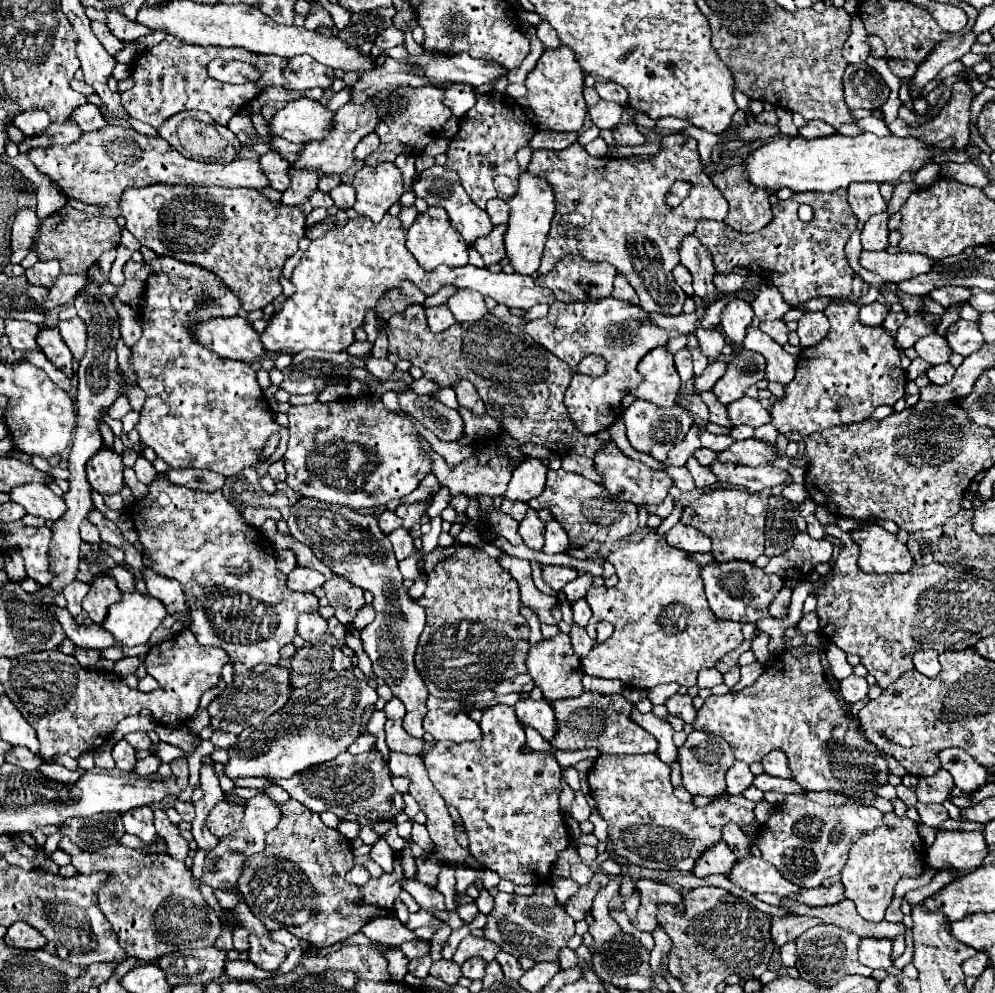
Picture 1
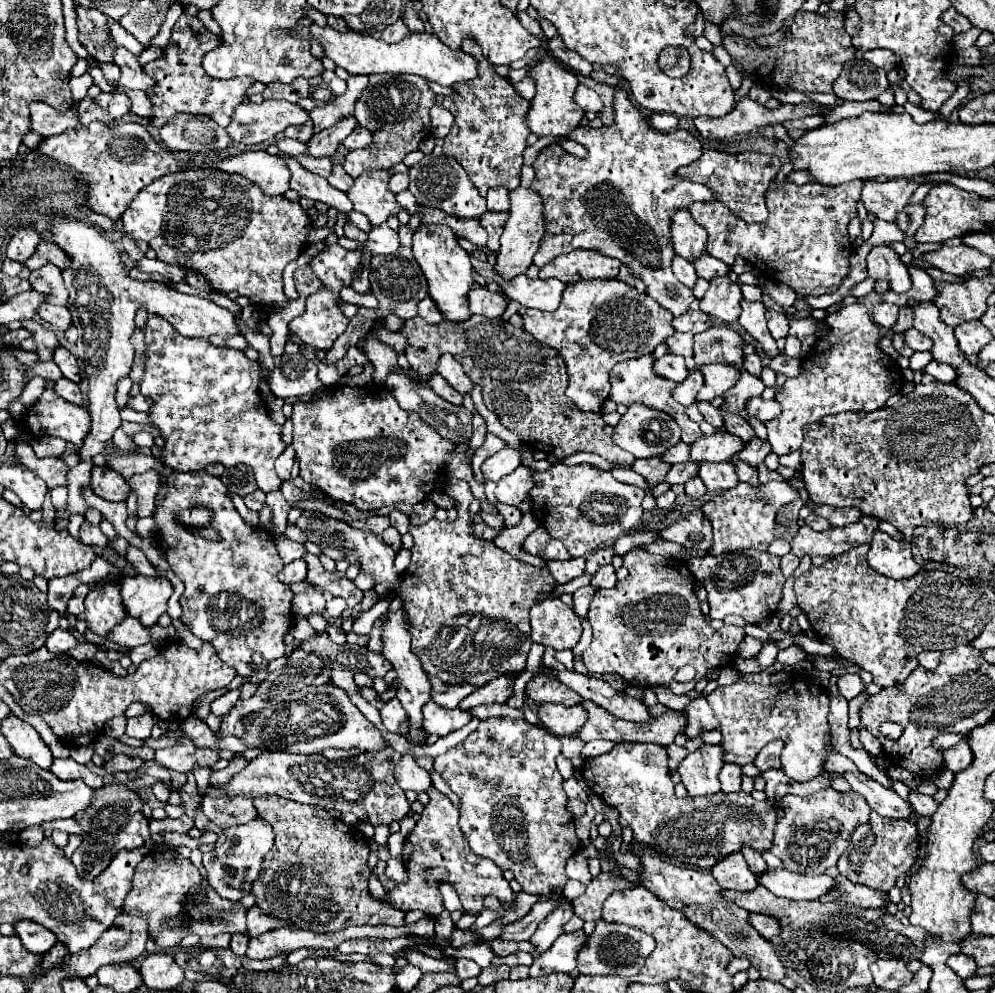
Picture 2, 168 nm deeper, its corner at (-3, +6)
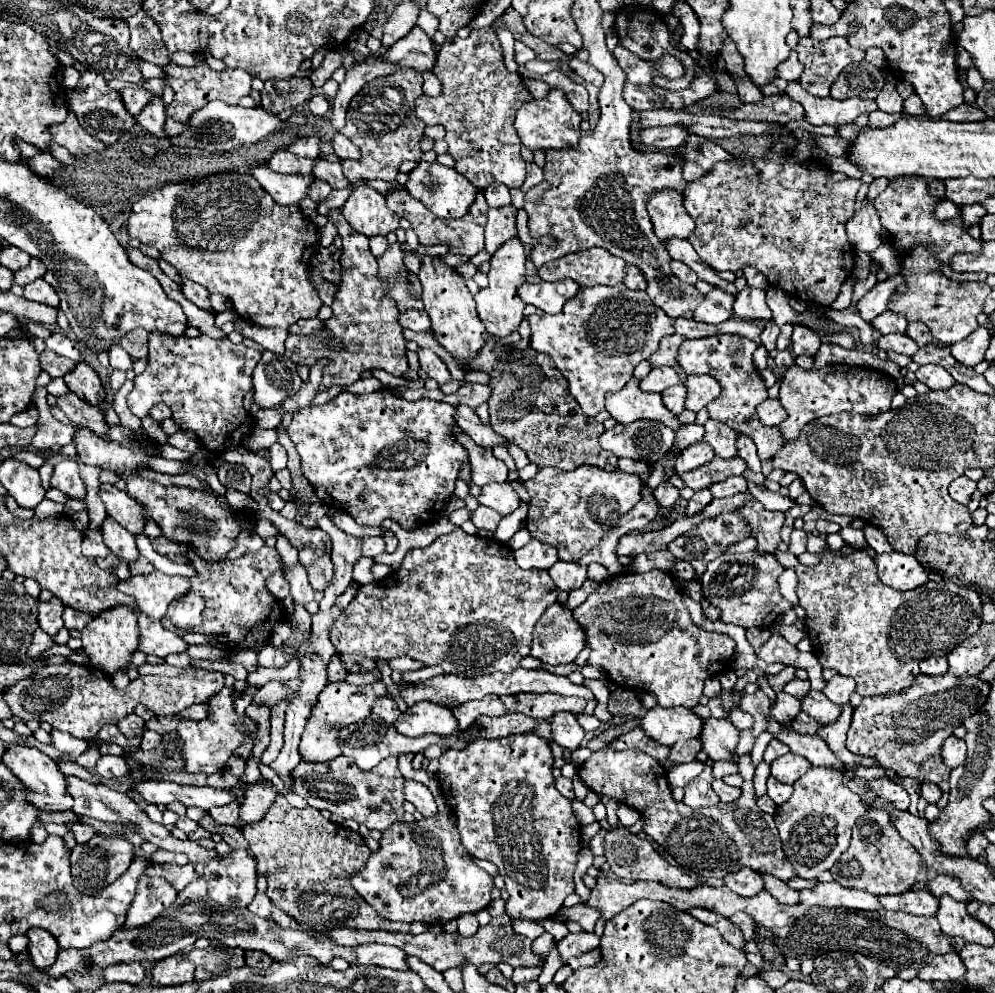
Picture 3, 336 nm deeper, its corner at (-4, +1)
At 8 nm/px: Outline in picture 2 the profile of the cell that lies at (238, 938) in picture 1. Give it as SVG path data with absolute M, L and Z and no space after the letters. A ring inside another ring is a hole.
M251 907L249 911L247 911L247 927L249 927L249 935L247 937L251 937L251 935L261 935L261 933L265 933L265 931L271 931L271 929L281 929L281 927L285 927L287 923L283 923L283 921L277 921L277 919L273 919L273 917L269 917L269 915L265 915L259 907Z

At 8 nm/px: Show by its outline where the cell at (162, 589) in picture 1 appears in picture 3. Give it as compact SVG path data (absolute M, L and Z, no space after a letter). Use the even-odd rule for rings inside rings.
M110 516L104 520L102 524L102 536L104 536L104 544L120 558L124 558L126 562L130 560L136 560L140 554L138 554L138 548L136 548L136 540L134 540L134 534L130 534L126 528L122 528L116 520L112 520Z

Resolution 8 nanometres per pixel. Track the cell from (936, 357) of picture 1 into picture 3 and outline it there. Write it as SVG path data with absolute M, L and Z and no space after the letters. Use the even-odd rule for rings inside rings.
M888 334L888 336L880 336L876 340L876 348L878 350L894 350L898 354L906 354L906 356L914 356L914 352L918 350L918 346L914 344L914 340L910 340L906 334Z

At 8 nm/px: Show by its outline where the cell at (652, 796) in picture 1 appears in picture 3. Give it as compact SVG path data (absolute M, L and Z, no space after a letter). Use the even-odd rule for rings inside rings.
M604 748L592 752L590 758L578 766L578 776L592 792L600 796L612 796L620 804L638 810L646 822L642 832L658 842L680 868L690 870L702 878L724 878L730 872L752 868L754 872L770 874L782 882L788 882L798 874L786 860L774 818L756 806L752 786L754 764L750 754L738 760L738 772L744 778L744 784L742 796L736 802L694 810L684 802L674 802L664 766L642 750Z

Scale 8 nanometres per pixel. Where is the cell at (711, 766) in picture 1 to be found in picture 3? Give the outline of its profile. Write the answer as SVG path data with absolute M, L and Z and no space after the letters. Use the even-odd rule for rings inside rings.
M706 766L706 770L692 780L690 784L684 786L684 804L690 808L704 808L704 806L714 806L718 804L718 796L712 790L712 768Z

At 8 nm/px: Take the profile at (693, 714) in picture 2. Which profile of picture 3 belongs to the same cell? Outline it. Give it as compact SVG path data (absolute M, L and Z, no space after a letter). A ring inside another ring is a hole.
M710 718L704 722L700 740L704 744L704 752L714 762L718 762L718 760L736 762L734 760L734 748L738 744L738 736L740 736L740 730L734 728L728 718L722 718L722 720Z

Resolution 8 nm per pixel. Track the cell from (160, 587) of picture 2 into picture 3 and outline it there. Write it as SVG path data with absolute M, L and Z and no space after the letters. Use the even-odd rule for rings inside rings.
M158 570L148 576L132 576L128 580L118 582L118 590L136 598L140 612L150 618L164 618L168 604L180 596L184 596L190 588L190 580L184 576L168 576Z

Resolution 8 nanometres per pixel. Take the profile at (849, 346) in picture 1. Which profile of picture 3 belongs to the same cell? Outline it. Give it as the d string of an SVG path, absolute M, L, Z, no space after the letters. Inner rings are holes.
M830 364L818 370L802 370L790 366L780 382L780 402L788 412L788 418L780 424L780 432L786 442L796 440L804 424L814 418L838 414L838 412L856 412L866 416L876 416L890 410L892 396L896 394L896 382L888 374L866 368L866 366L844 366Z

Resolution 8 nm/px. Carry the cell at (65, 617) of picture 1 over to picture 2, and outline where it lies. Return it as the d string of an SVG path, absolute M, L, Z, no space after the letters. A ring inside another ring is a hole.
M127 617L125 621L121 621L117 627L113 627L113 631L109 633L109 637L113 643L123 645L123 647L137 647L137 645L145 645L149 643L149 629L143 627L137 619Z

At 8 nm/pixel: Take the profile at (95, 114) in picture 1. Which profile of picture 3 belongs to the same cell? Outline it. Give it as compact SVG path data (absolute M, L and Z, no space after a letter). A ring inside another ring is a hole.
M124 88L122 90L122 100L124 106L130 114L138 116L142 112L142 108L152 100L152 92L144 90L144 88Z

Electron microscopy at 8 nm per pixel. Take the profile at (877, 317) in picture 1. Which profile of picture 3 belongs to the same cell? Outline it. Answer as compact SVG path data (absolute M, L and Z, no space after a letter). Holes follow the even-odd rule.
M882 312L880 316L876 316L872 320L872 326L880 332L880 334L892 334L892 332L898 332L898 334L906 334L906 328L908 328L908 320L904 316L898 316L894 312Z

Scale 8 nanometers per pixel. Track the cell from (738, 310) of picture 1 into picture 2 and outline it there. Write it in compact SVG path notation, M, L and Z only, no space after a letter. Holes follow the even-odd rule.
M717 277L701 301L701 311L725 323L735 323L741 315L741 299L743 293L737 283L729 277Z

